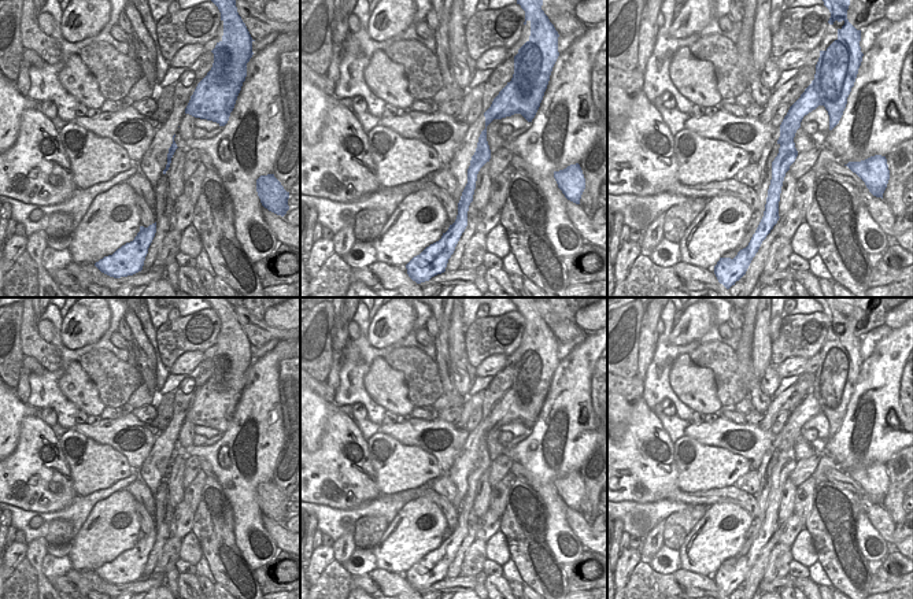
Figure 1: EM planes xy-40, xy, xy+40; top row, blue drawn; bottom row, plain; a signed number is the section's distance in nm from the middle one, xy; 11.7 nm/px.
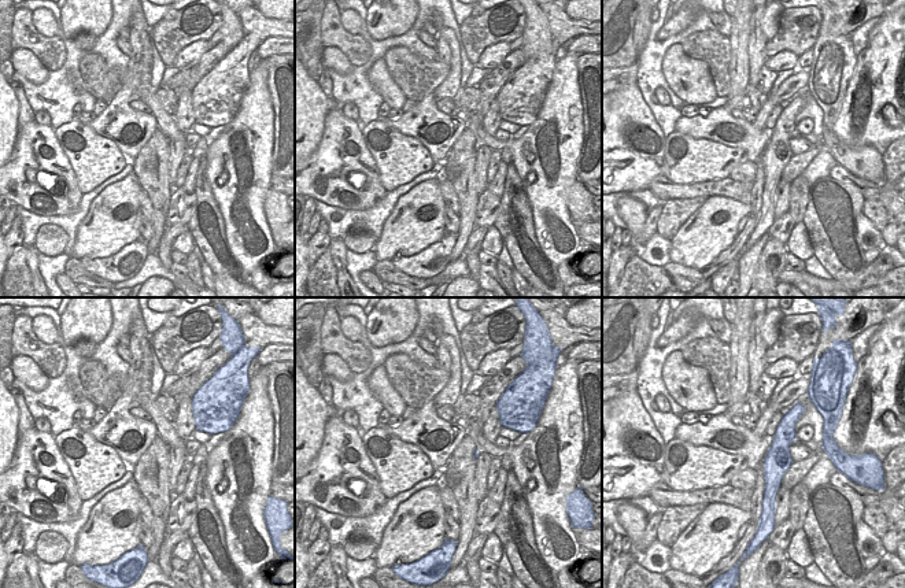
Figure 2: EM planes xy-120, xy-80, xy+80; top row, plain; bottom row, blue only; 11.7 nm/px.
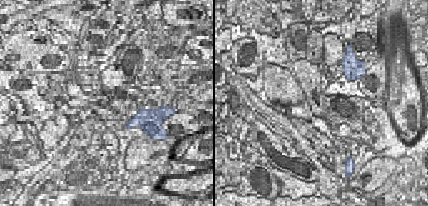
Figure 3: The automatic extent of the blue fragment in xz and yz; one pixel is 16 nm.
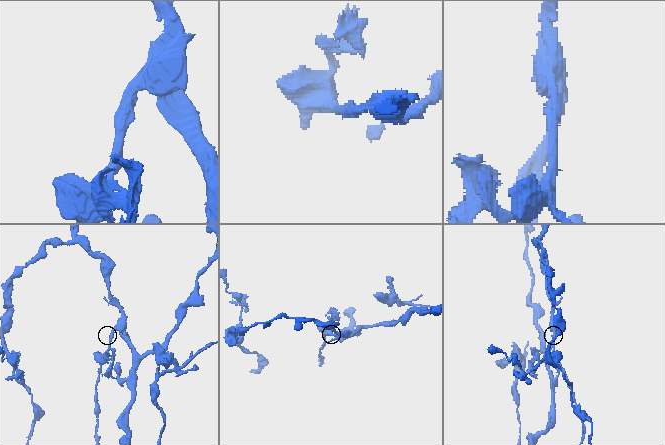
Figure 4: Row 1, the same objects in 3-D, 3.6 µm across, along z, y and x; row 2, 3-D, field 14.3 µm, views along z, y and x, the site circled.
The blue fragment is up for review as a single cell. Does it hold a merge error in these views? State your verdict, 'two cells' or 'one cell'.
two cells

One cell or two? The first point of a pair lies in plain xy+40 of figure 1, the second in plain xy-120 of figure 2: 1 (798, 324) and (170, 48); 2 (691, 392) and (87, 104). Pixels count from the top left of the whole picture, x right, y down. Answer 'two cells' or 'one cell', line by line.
1: one cell
2: one cell

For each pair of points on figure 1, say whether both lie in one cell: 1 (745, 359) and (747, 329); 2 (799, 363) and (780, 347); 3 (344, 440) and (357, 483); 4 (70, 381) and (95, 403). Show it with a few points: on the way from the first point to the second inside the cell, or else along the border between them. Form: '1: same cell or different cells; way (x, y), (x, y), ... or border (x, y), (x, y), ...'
1: same cell; way (745, 352), (746, 336)
2: different cells; border (808, 358), (787, 357), (777, 365)
3: same cell; way (342, 451), (342, 468), (346, 472)
4: same cell; way (76, 385), (89, 399)

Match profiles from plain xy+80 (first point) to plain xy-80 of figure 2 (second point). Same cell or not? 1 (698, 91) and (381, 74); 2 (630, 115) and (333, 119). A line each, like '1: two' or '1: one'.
1: one
2: one

